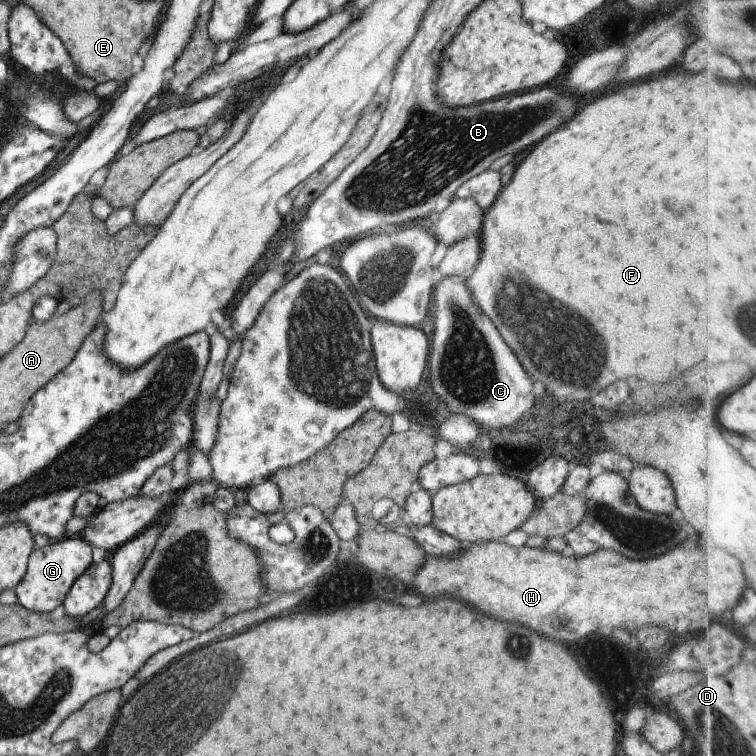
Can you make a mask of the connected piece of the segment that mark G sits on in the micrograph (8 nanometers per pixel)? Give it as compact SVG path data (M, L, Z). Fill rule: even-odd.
M79 535L66 536L39 550L32 550L28 556L25 574L13 588L16 603L29 612L47 613L57 608L77 576L81 576L92 563L91 558L91 548Z

